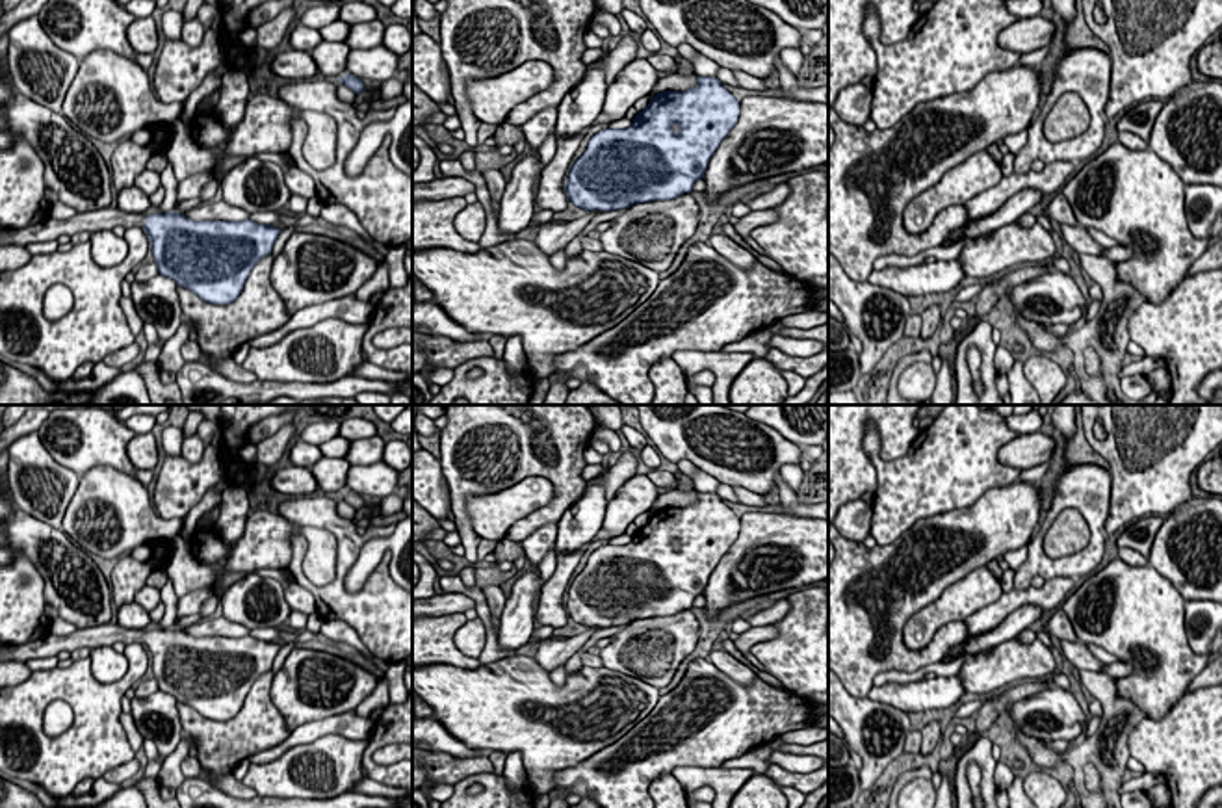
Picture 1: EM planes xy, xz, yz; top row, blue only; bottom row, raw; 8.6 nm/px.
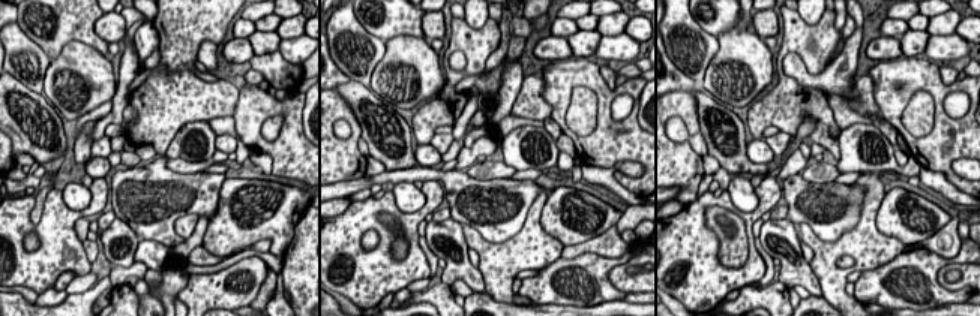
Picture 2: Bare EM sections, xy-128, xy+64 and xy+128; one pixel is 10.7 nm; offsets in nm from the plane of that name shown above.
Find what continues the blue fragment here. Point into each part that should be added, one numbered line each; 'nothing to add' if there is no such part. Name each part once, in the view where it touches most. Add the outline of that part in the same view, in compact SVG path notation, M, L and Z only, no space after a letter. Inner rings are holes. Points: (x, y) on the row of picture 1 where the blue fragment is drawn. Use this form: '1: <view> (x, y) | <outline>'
1: xy (91, 221) | M102 208L91 212L76 212L69 219L54 219L46 217L41 223L30 225L26 228L4 230L0 232L0 245L20 245L39 241L58 240L61 234L74 236L78 232L98 232L98 230L113 230L115 227L141 227L147 223L145 214L128 214L121 208Z

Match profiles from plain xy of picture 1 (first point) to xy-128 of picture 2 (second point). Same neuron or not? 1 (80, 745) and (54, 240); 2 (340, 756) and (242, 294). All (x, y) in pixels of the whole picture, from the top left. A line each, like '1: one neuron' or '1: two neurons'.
1: one neuron
2: one neuron

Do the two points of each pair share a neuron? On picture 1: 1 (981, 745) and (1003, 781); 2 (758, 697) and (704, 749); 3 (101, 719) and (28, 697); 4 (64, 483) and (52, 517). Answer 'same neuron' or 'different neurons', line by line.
1: different neurons
2: same neuron
3: same neuron
4: same neuron

